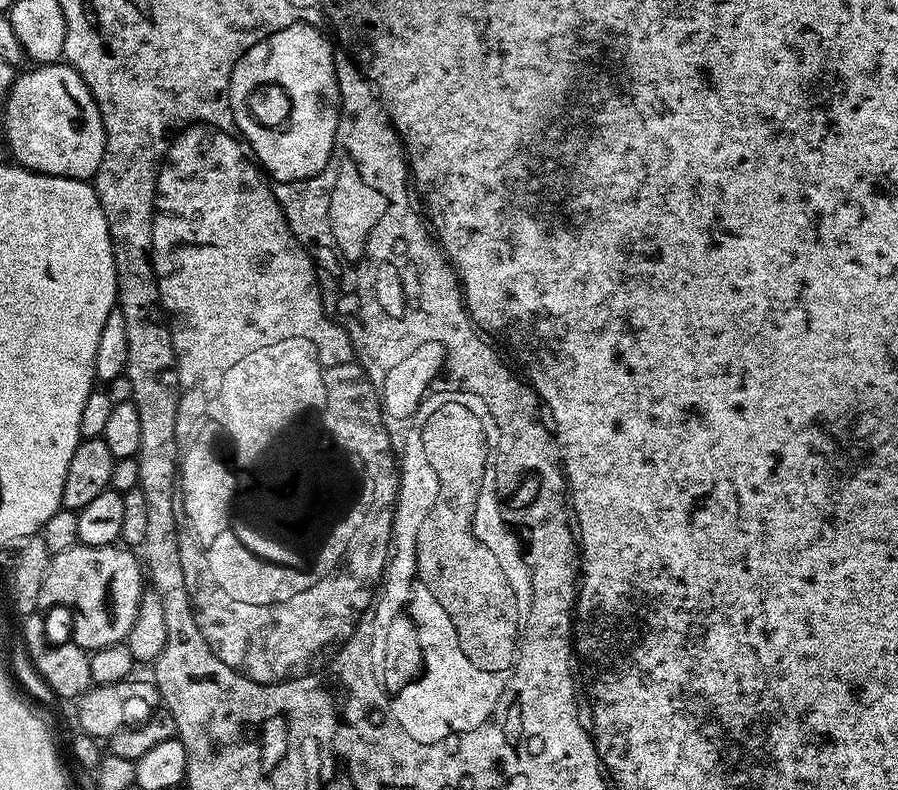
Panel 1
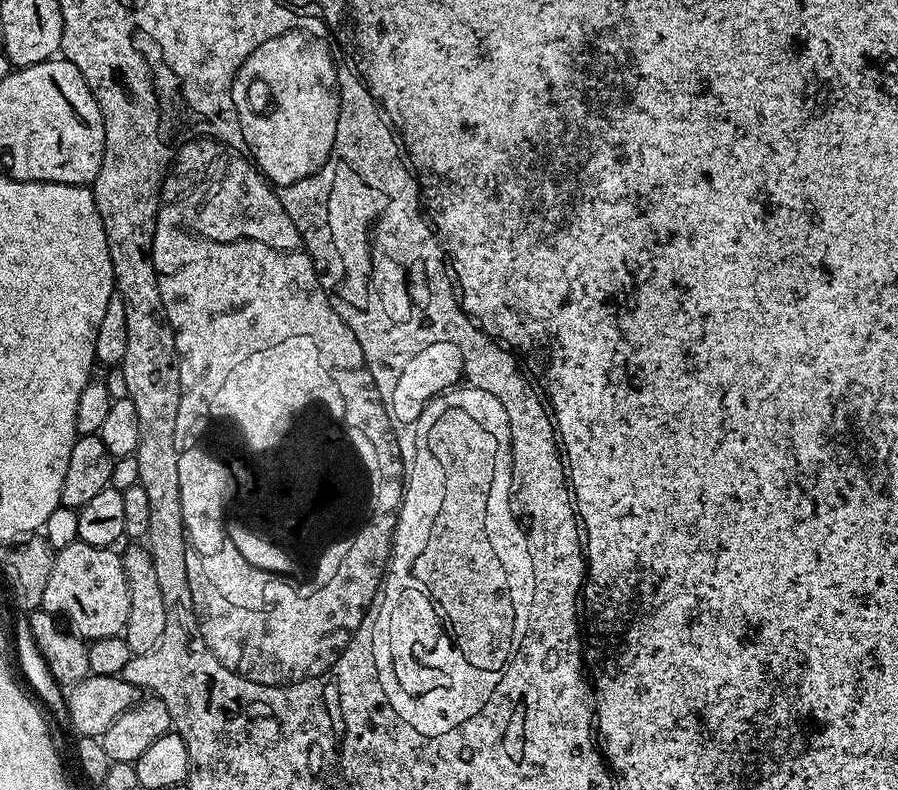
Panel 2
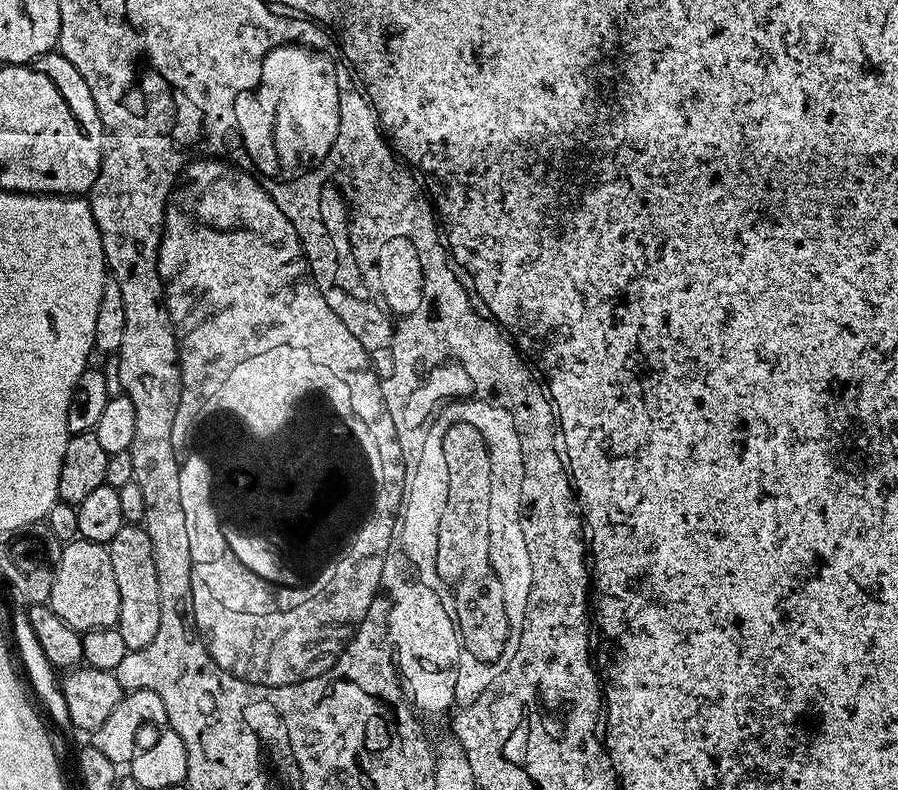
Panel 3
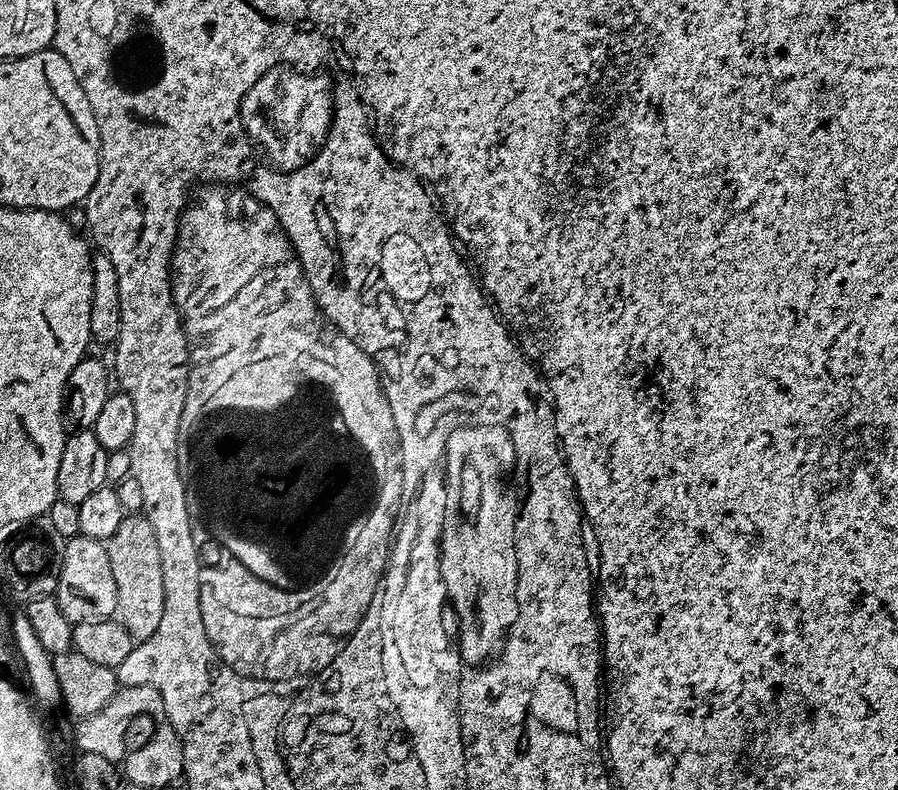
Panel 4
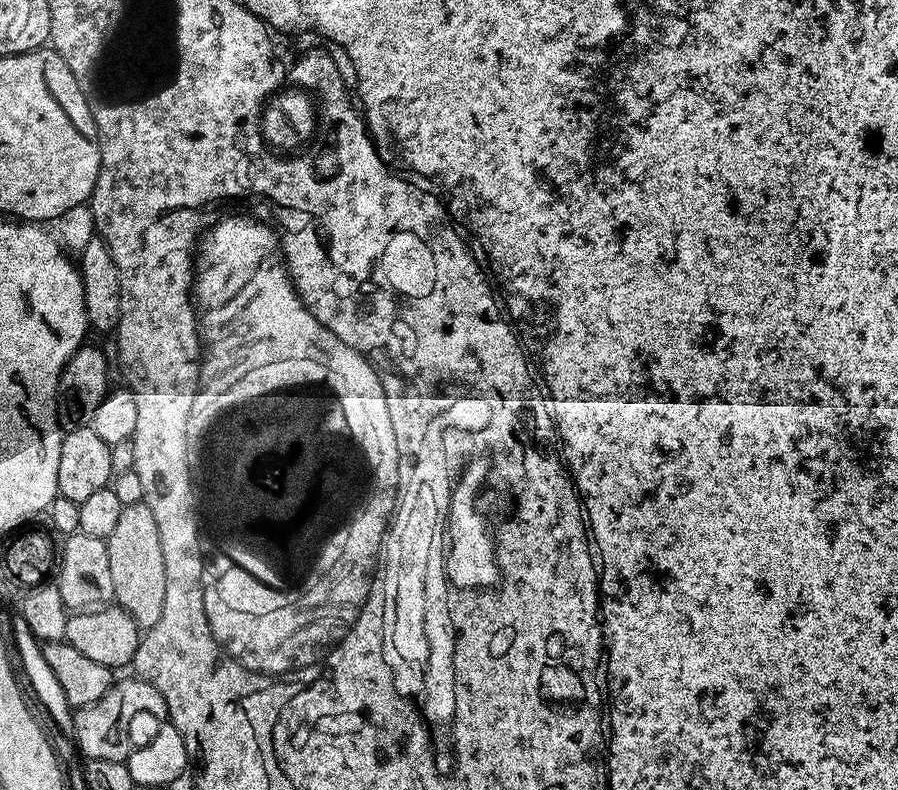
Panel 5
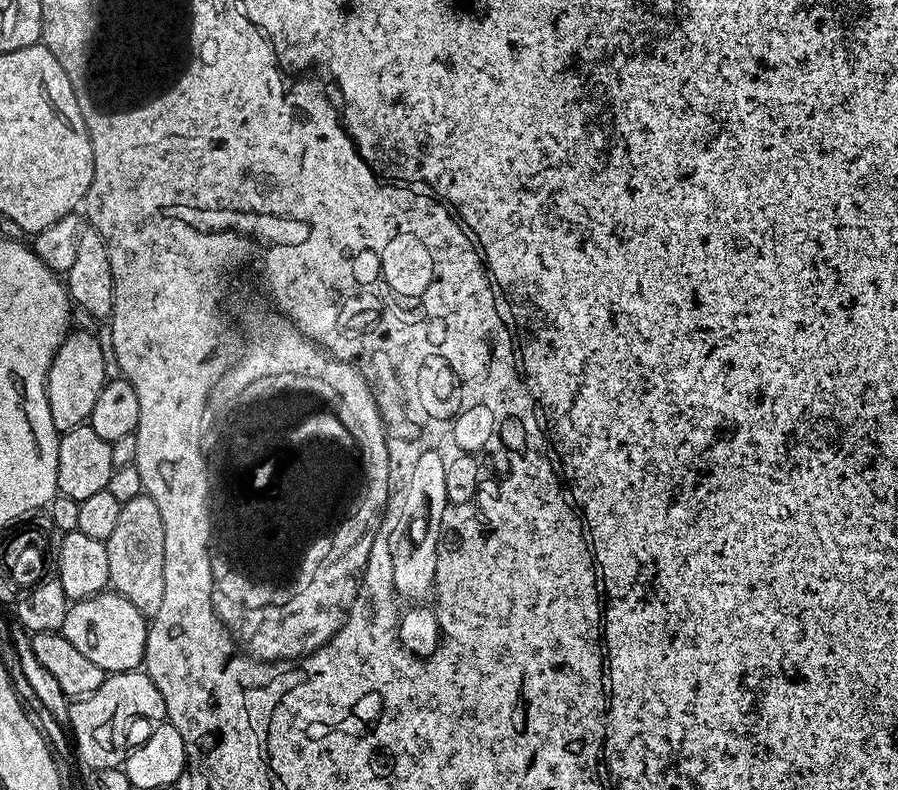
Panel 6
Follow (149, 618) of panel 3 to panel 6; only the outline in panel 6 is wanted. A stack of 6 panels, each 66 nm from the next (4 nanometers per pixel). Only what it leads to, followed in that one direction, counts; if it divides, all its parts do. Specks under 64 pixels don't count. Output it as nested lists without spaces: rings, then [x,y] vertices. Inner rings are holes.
[[[141,494],[120,505],[118,522],[106,542],[110,558],[108,583],[111,591],[124,596],[145,618],[158,614],[162,593],[166,590],[166,530],[162,530],[162,514],[154,506],[154,498]]]

